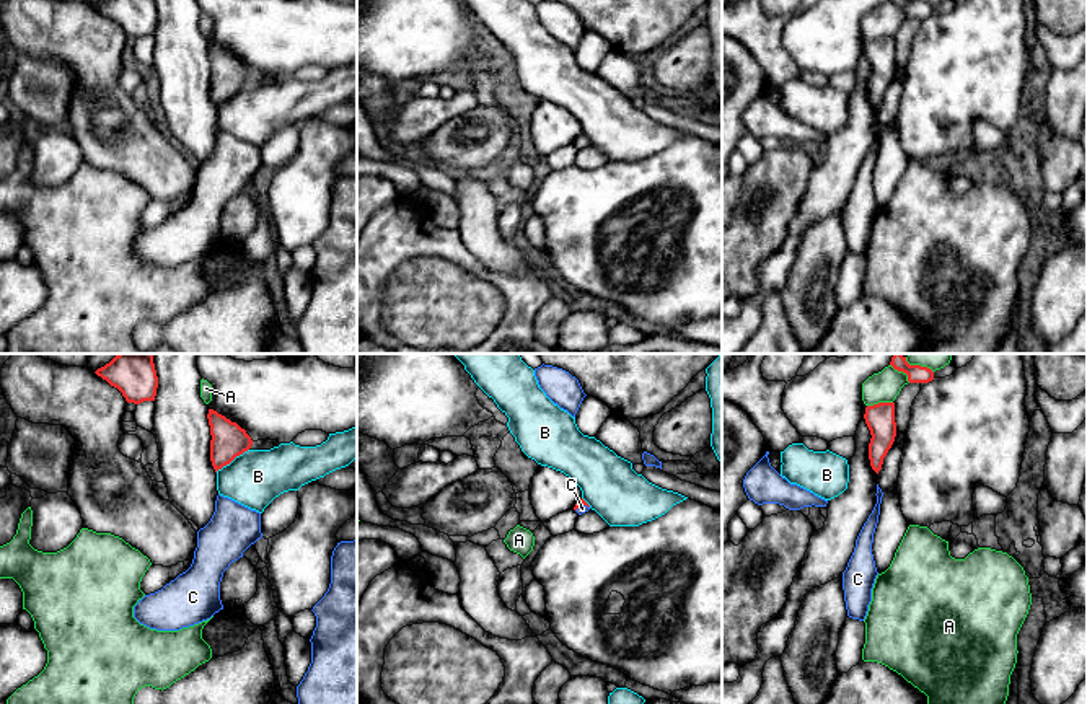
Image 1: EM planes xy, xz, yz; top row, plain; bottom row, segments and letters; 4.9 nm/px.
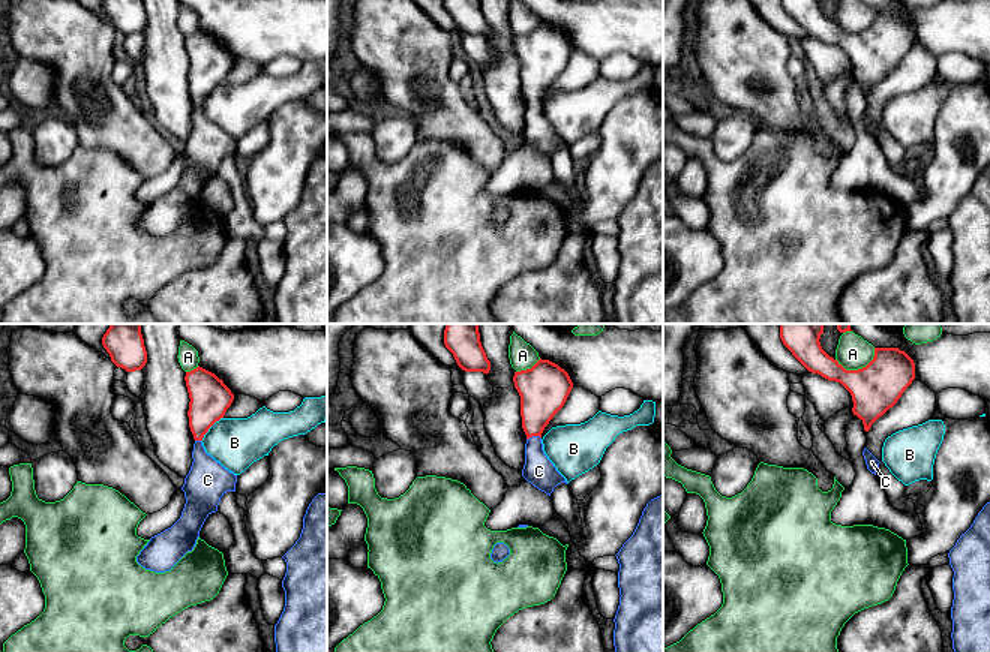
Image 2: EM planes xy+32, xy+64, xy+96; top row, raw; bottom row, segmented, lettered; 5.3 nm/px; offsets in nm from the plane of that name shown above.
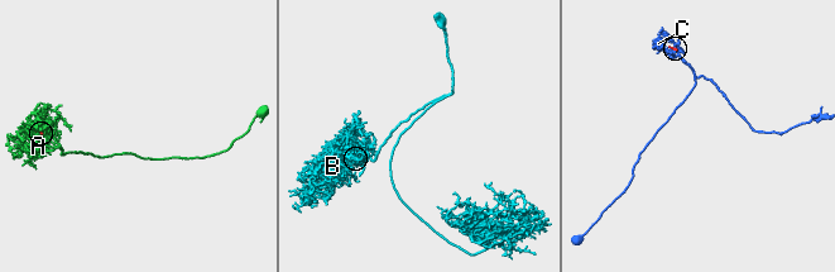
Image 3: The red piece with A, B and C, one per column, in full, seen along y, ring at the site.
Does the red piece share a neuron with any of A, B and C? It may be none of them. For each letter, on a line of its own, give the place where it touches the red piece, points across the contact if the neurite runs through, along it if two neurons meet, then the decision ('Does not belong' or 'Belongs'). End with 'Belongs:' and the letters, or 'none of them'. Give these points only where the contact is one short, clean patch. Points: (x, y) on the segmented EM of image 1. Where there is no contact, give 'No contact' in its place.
A: Touches red at yz (879, 403). Does not belong
B: Touches red at xy (232, 460). Boundary: xy (248, 448), (215, 471). Does not belong
C: Touches red at xz (582, 504). Path across: xz (580, 502), (582, 504), (582, 509). Belongs
Belongs: C

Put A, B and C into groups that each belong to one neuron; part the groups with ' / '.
A / B / C

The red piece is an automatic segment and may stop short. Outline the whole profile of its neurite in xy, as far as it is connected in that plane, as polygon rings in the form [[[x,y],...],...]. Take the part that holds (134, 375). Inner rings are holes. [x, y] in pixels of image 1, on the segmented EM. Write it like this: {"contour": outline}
{"contour": [[[117,354],[95,373],[117,388],[127,403],[155,401],[158,376],[155,354]]]}

